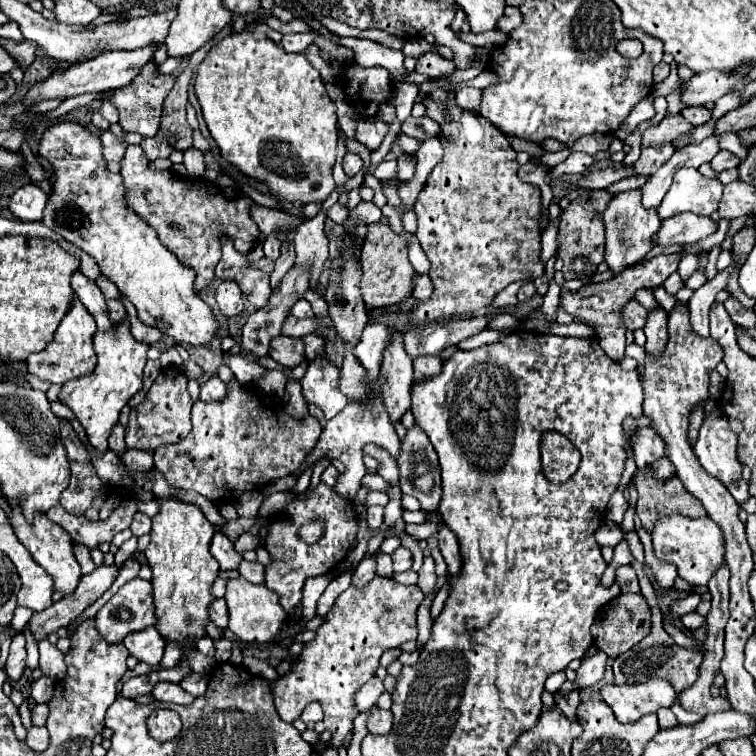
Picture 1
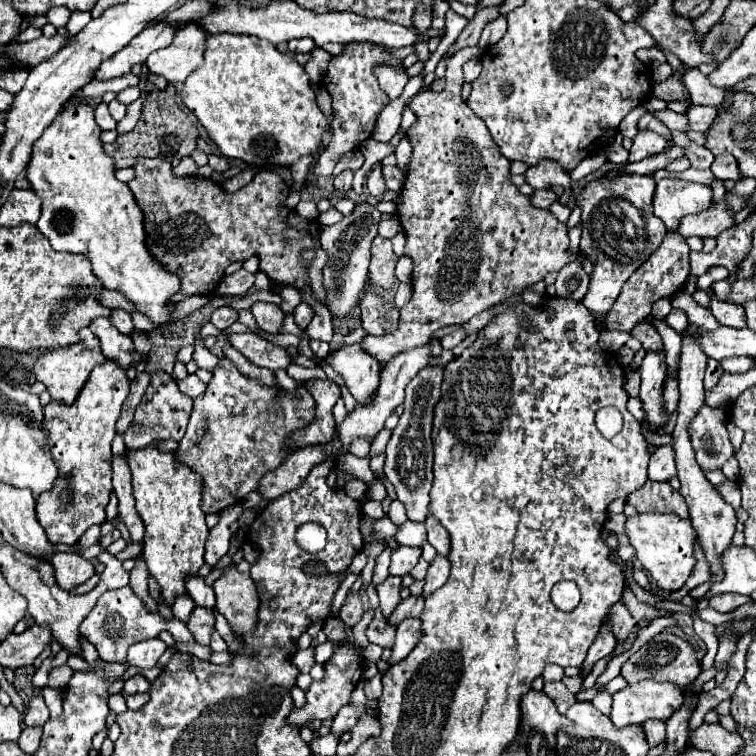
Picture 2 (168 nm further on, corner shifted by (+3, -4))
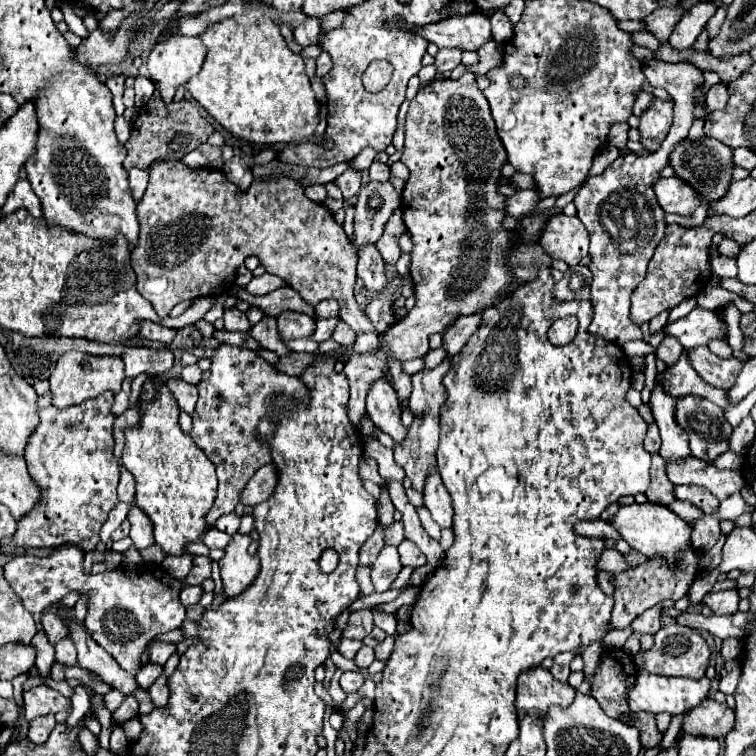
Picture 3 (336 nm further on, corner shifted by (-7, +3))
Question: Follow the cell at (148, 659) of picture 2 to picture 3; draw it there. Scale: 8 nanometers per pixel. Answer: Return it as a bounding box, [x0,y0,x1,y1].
[147,640,175,666]

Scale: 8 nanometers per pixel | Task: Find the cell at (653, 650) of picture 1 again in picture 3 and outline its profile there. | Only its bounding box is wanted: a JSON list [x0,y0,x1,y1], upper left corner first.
[633,622,709,678]

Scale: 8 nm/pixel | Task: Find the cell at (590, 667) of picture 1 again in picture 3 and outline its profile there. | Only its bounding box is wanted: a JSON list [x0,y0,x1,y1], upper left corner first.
[611,550,699,630]

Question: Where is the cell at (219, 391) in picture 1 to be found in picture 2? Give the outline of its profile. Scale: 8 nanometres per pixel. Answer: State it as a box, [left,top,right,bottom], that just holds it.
[177,375,207,399]

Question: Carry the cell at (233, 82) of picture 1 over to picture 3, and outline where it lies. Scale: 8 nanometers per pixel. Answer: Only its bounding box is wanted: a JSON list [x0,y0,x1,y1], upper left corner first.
[185,16,319,144]

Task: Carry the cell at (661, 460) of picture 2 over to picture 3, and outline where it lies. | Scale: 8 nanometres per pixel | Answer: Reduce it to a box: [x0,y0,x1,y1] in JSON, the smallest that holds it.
[667,456,745,500]

